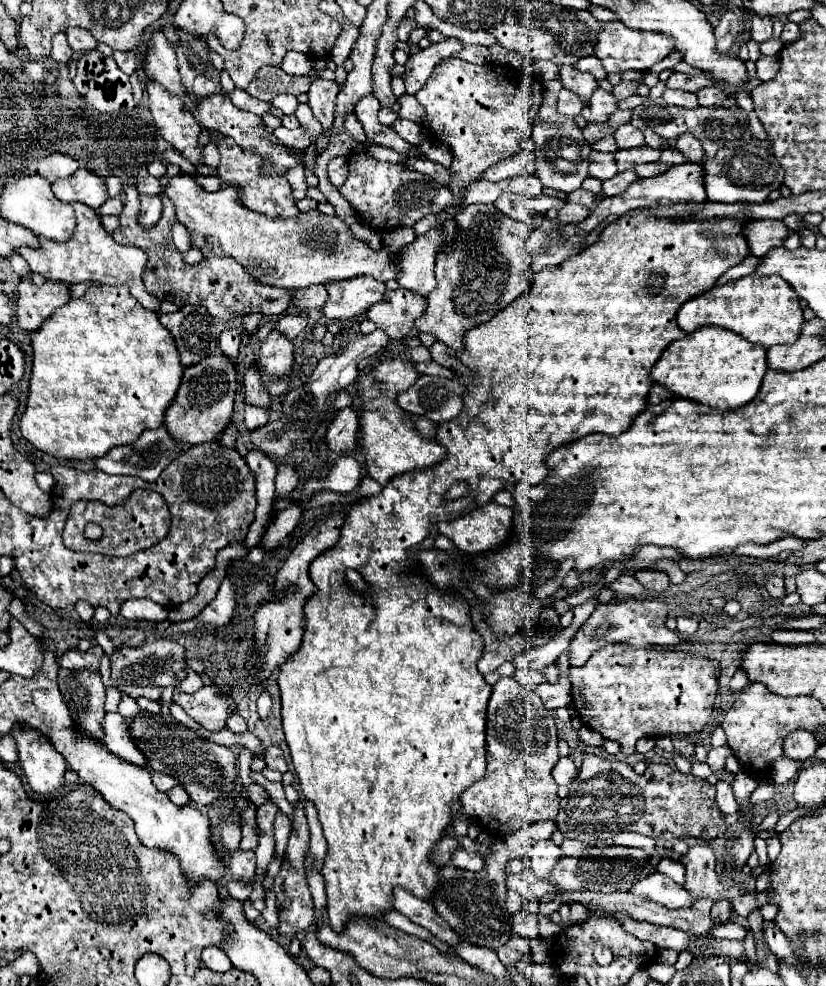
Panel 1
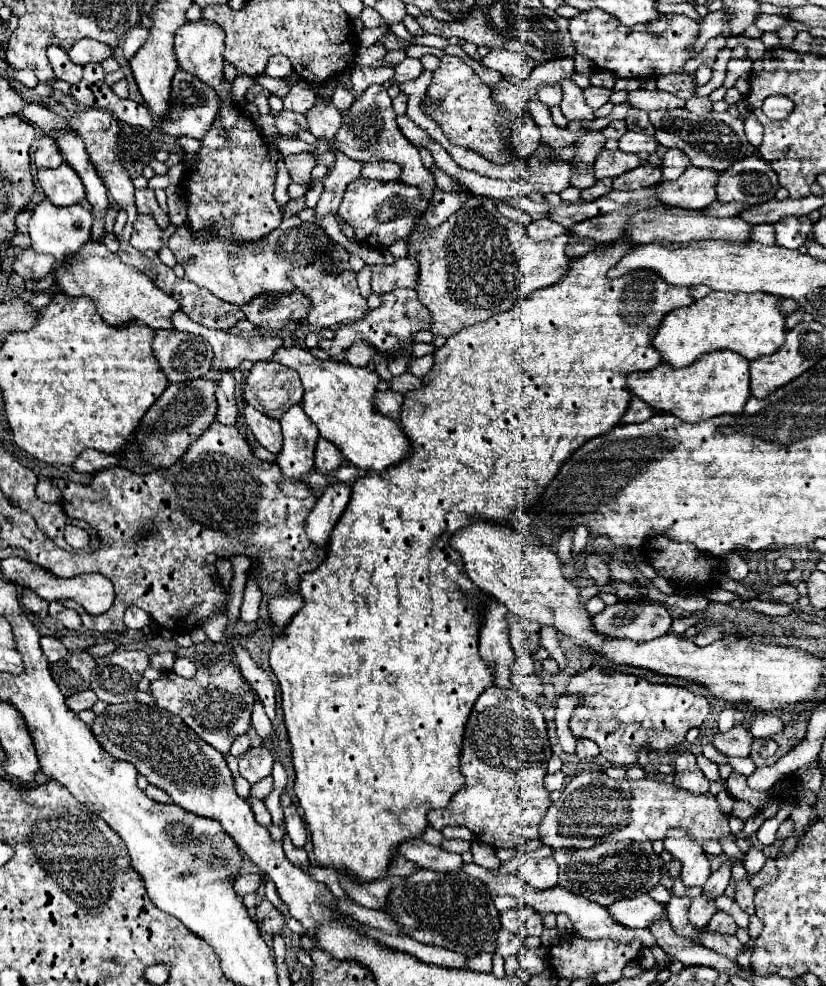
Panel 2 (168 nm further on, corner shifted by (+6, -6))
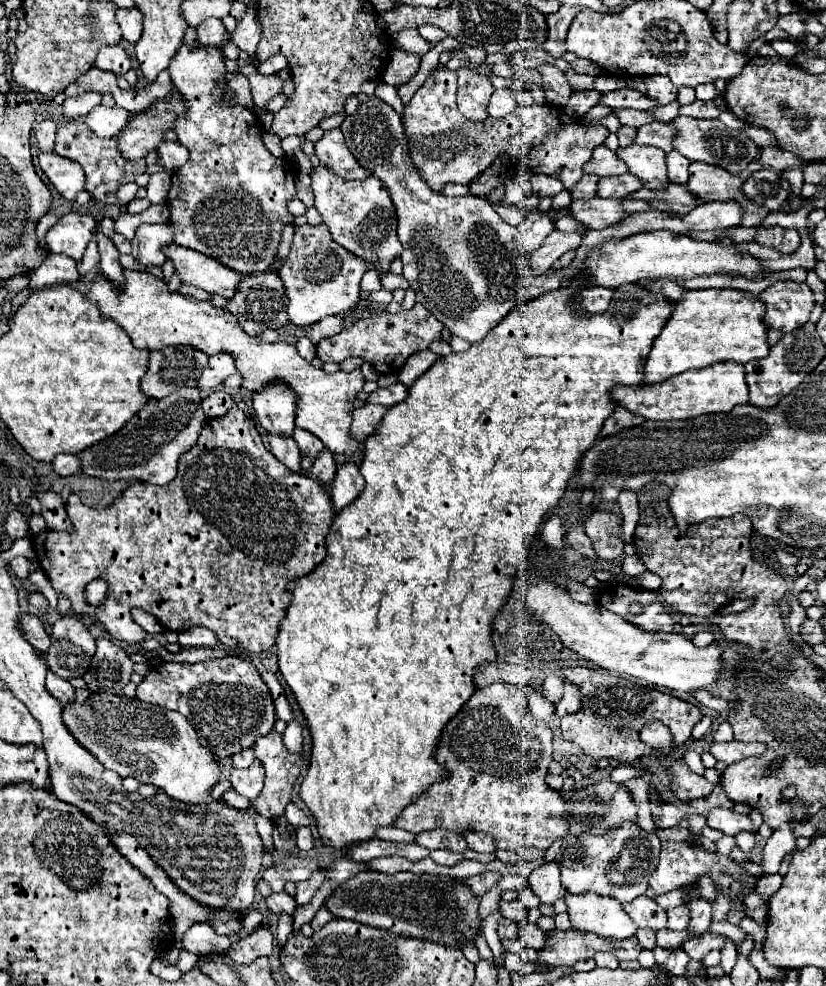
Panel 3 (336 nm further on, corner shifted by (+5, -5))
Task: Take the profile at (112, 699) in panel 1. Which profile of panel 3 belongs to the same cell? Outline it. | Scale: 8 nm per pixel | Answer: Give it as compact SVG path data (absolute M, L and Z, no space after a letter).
M51 671L47 673L47 691L53 697L57 697L63 705L69 705L69 701L75 701L75 687L61 677L53 677Z

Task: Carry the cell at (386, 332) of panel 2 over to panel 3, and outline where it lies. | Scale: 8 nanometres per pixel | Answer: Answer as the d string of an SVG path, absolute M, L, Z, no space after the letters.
M415 303L409 311L399 311L397 315L391 315L387 311L373 313L361 321L357 321L351 329L341 331L339 335L325 337L317 343L317 357L321 361L333 361L341 363L347 357L363 357L367 363L371 363L379 373L399 373L401 365L407 361L409 355L427 349L431 341L441 339L441 321L433 317L423 305Z

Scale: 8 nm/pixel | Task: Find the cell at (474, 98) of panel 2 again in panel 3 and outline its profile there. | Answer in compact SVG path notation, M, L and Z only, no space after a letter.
M461 67L457 69L459 87L457 87L457 105L459 111L471 121L485 121L487 119L487 103L493 95L493 87L487 77Z

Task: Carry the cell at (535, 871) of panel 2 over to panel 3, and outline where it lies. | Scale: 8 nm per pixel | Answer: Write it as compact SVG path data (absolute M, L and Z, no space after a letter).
M555 861L541 863L537 869L533 869L529 883L535 895L541 899L541 903L547 903L547 905L553 905L557 899L567 895L559 879L559 865Z

